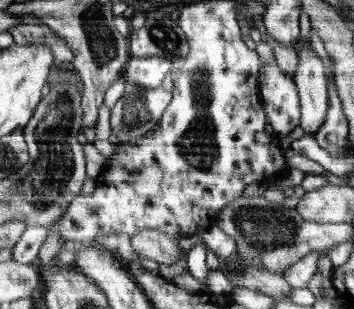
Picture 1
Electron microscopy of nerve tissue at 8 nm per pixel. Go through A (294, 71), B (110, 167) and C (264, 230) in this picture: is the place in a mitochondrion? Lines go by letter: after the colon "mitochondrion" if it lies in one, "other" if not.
A: other
B: other
C: mitochondrion

